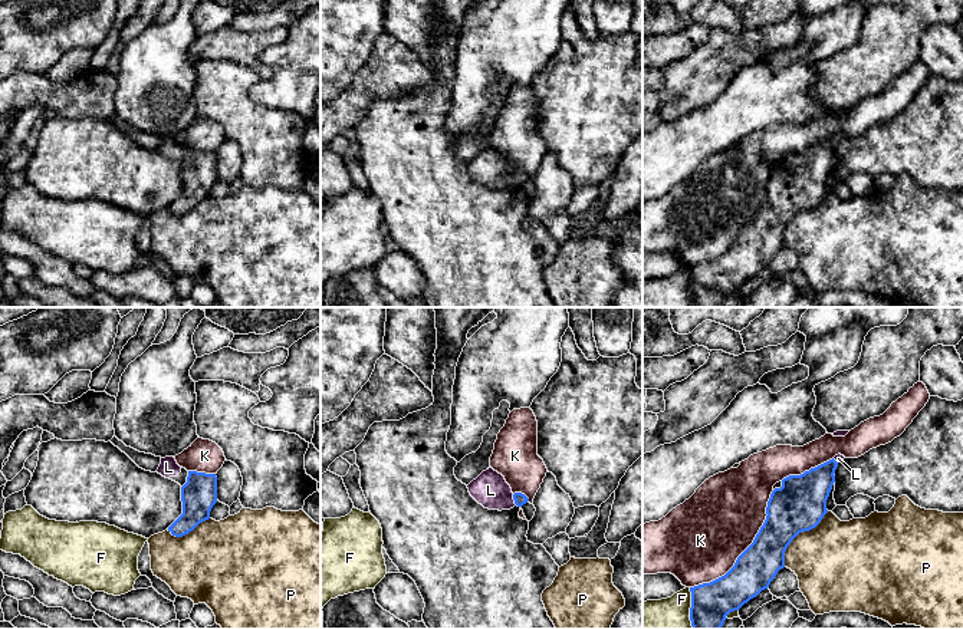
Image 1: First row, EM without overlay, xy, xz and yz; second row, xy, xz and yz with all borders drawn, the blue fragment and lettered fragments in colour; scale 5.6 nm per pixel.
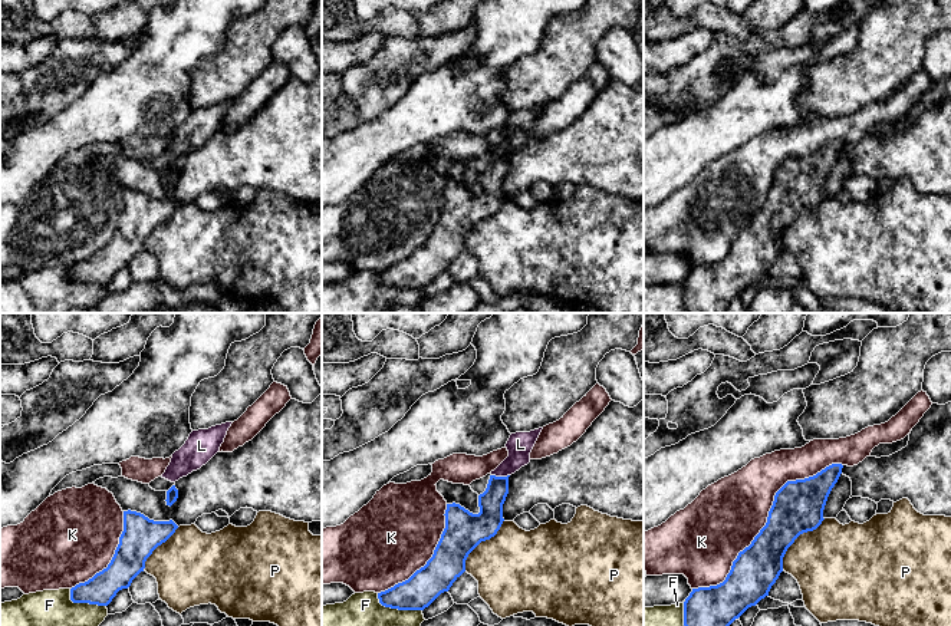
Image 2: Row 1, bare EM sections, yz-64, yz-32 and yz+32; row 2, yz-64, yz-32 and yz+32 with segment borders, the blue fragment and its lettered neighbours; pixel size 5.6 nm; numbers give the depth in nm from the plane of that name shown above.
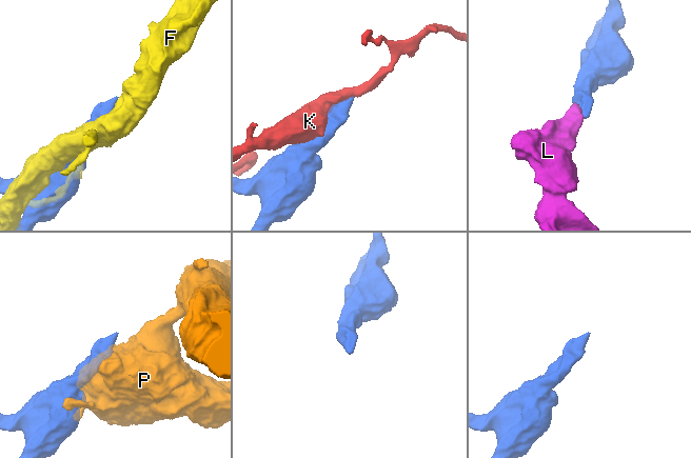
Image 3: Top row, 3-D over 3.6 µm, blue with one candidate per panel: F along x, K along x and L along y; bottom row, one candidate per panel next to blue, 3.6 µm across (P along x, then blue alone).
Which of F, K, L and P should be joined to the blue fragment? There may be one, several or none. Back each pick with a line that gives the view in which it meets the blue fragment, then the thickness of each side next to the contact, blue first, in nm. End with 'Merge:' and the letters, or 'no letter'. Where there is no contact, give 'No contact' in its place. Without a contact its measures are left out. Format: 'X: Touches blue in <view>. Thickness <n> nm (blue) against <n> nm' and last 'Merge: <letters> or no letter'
L: Touches blue in xz. Thickness 70 nm (blue) against 200 nm
Merge: L

